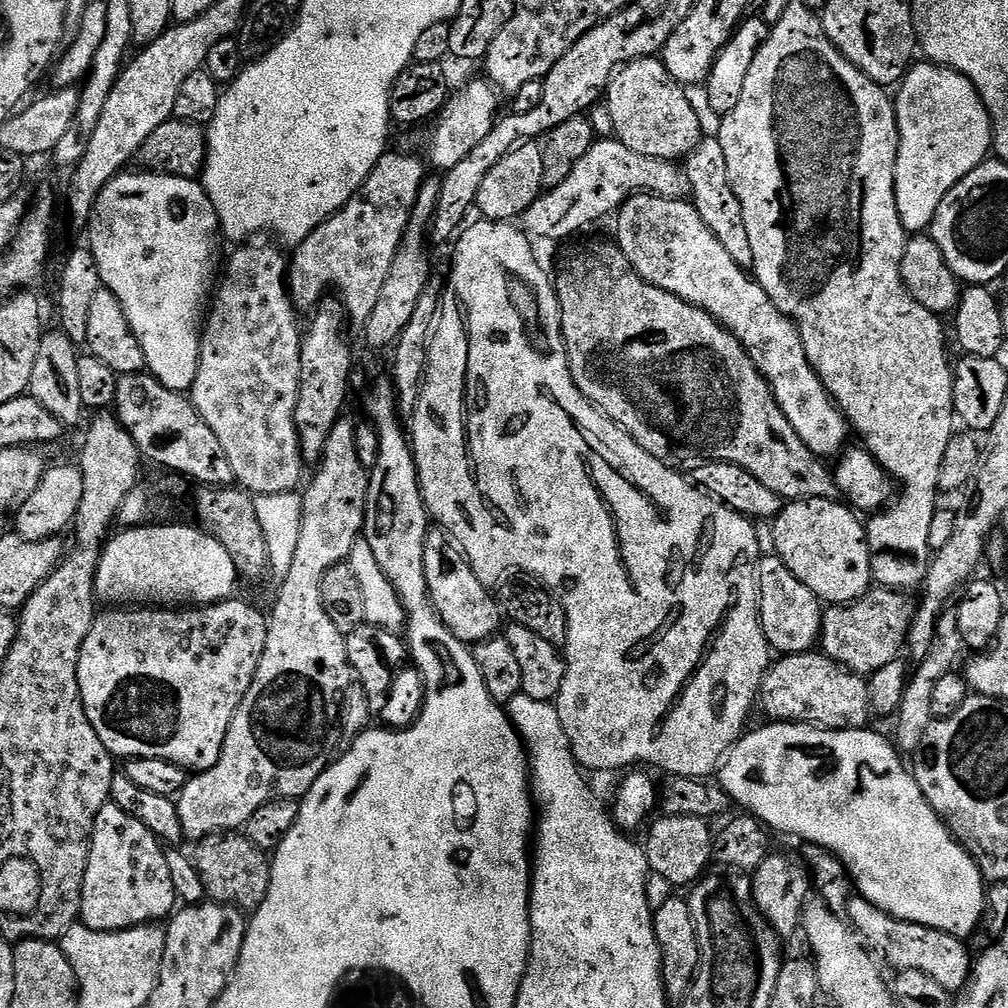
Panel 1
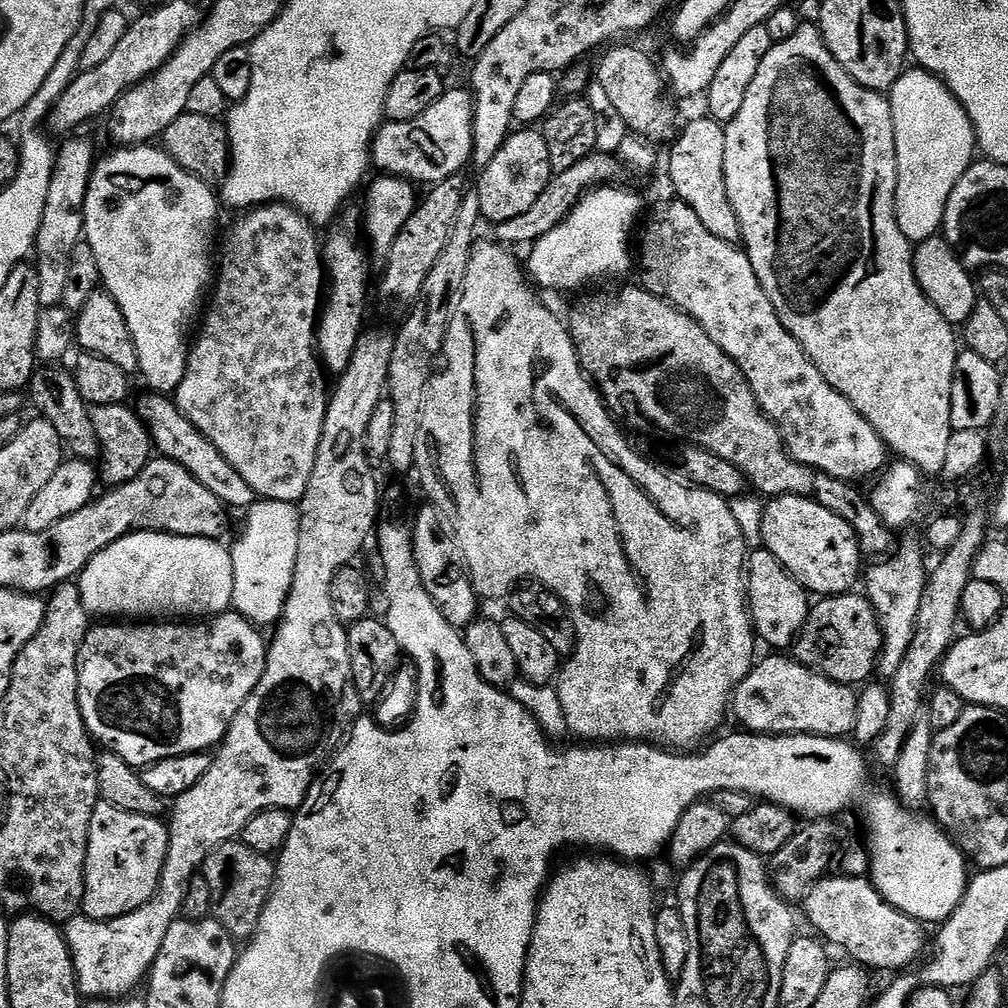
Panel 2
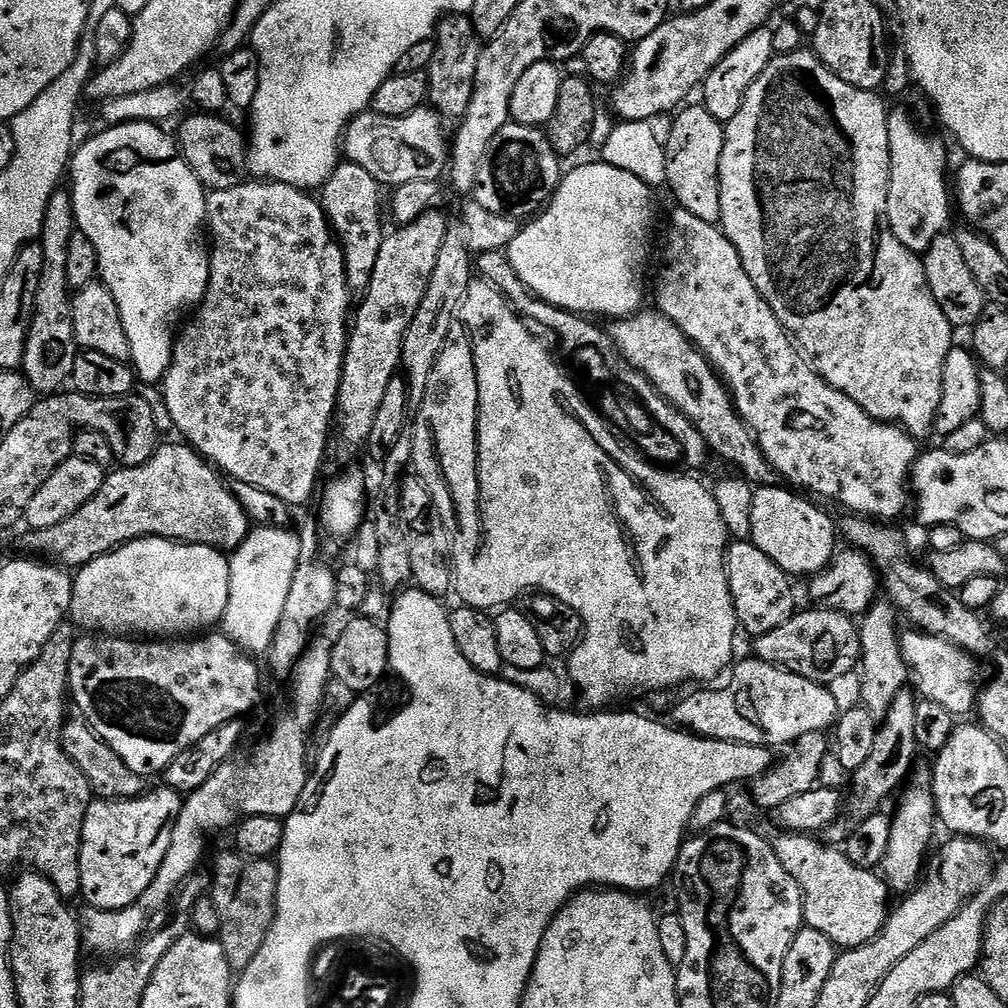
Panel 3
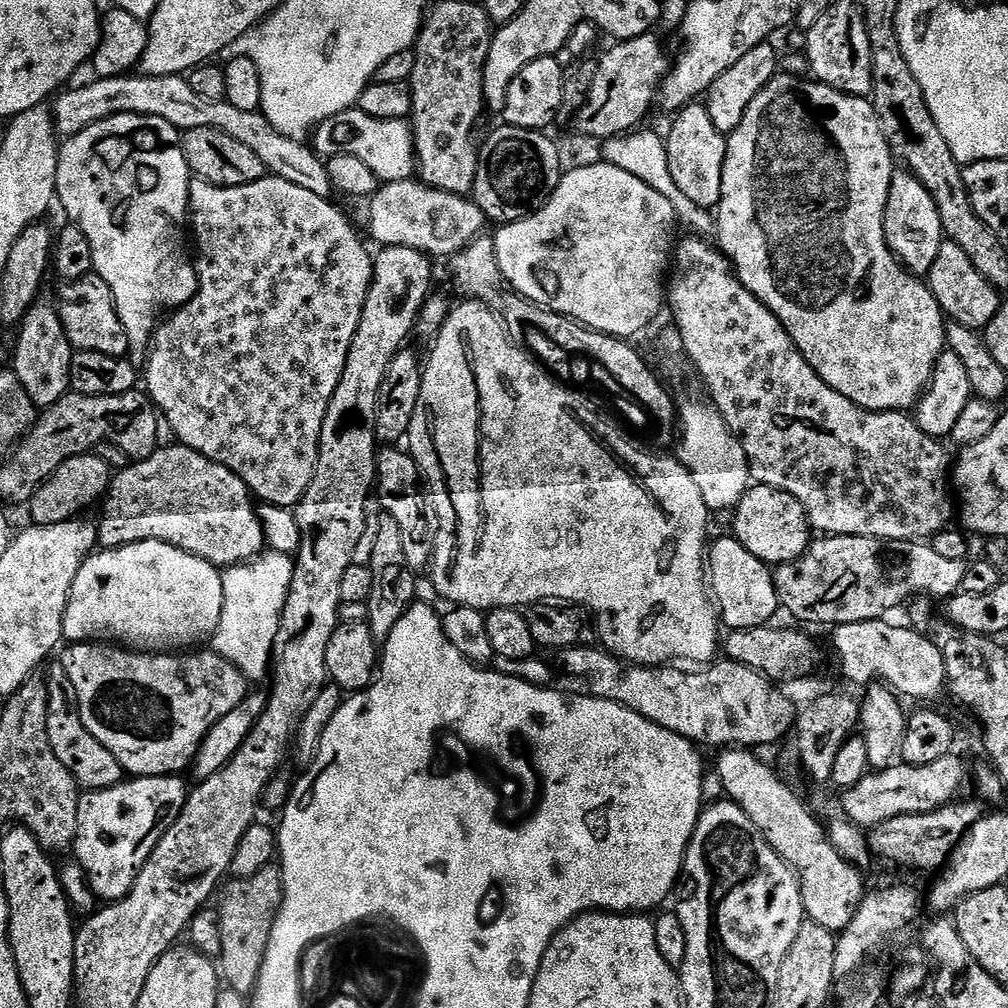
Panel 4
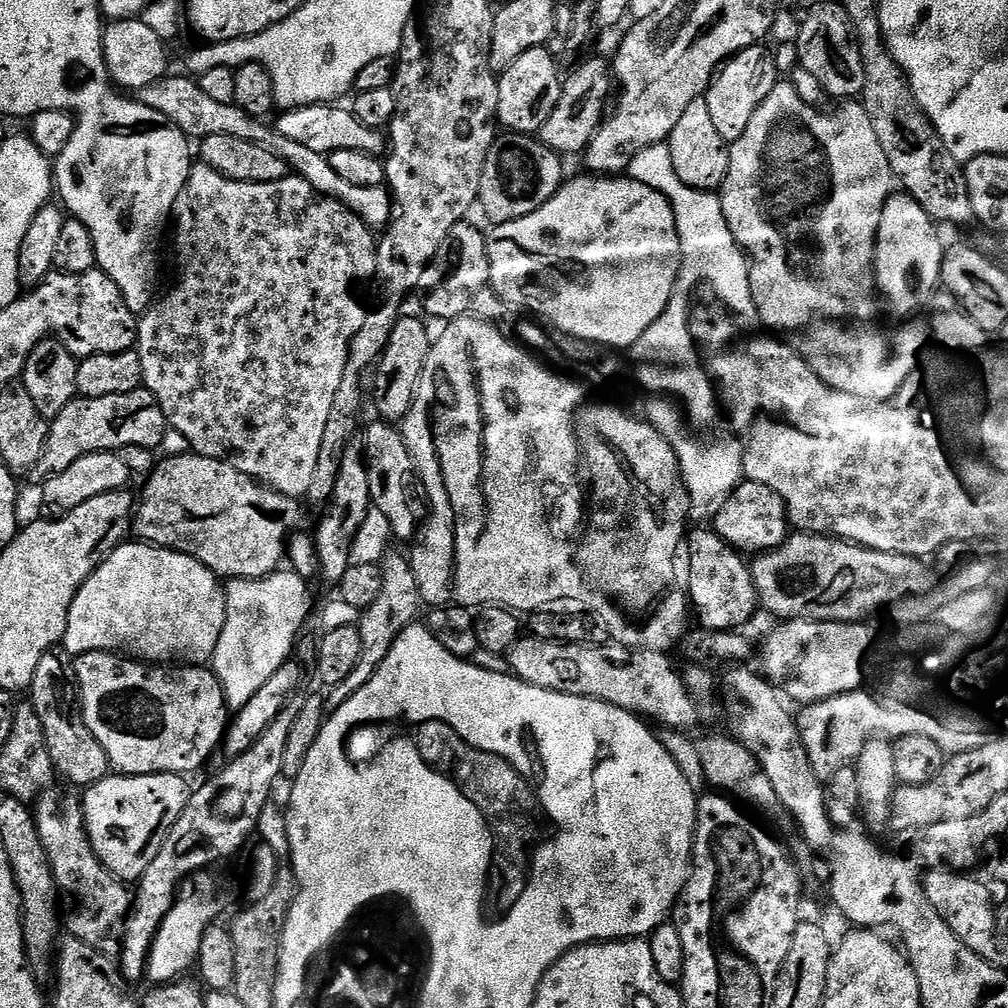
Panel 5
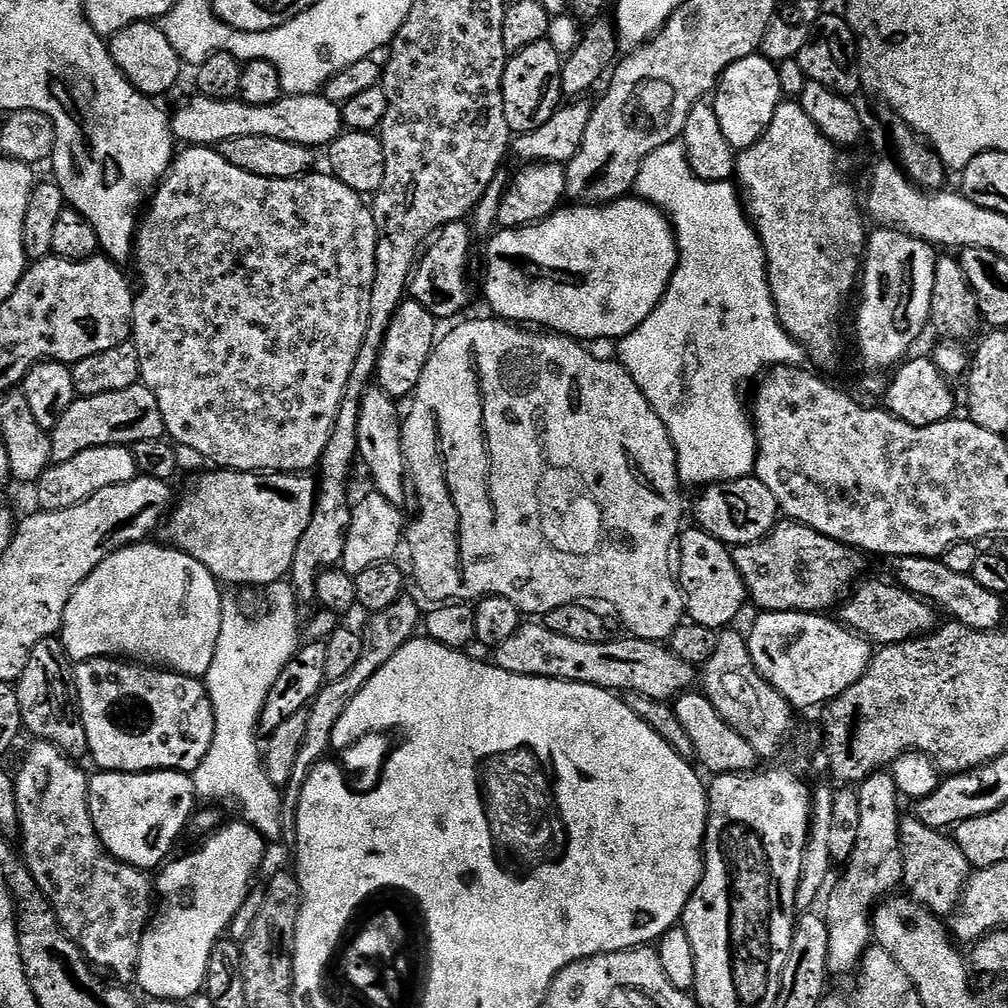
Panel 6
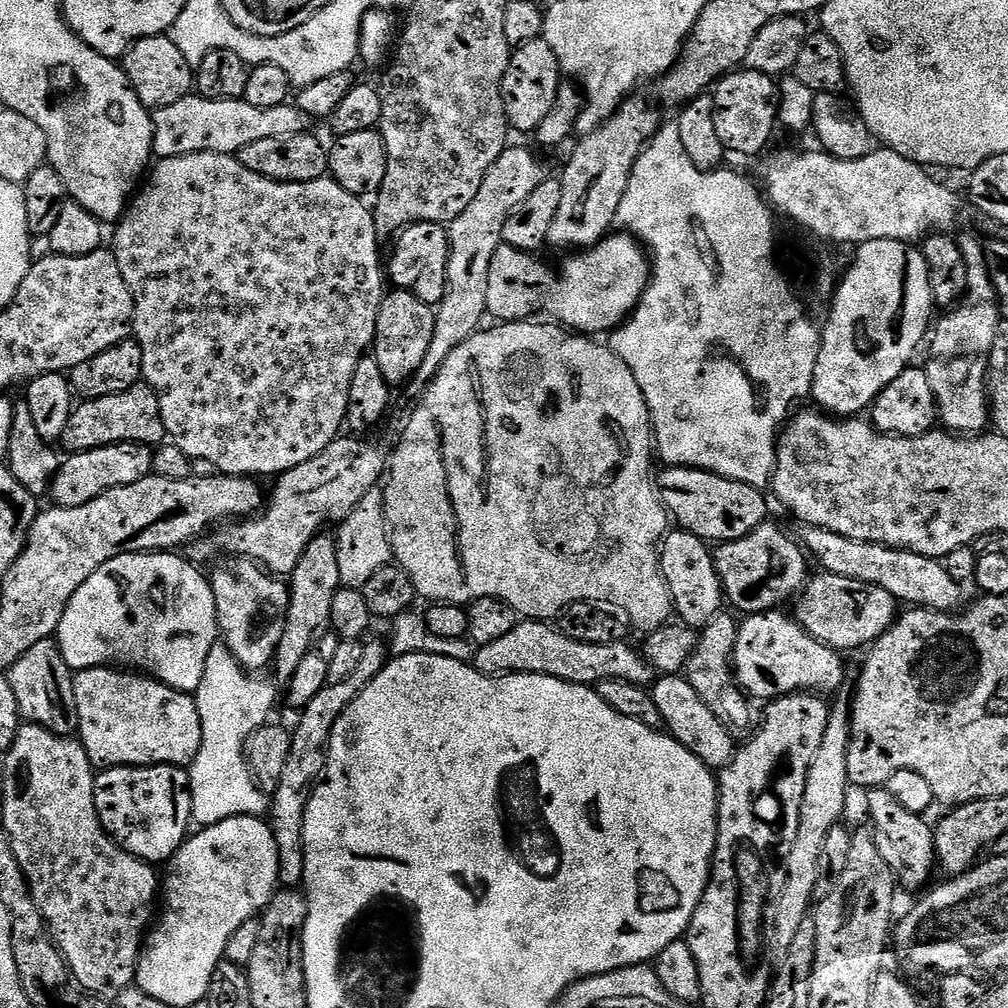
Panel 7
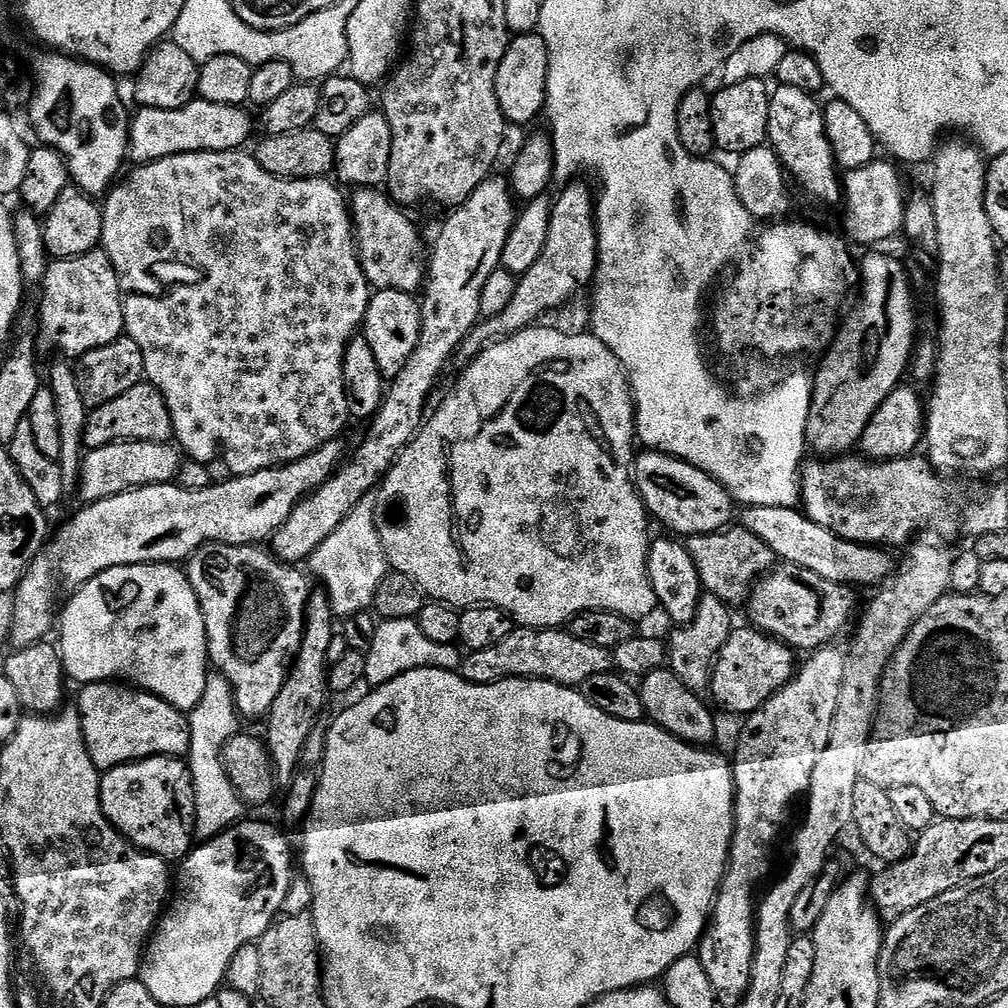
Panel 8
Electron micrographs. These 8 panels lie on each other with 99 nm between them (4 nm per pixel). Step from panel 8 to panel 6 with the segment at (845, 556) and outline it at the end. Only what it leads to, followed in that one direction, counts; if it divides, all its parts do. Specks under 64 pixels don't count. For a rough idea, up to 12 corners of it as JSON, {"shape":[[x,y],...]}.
{"shape":[[902,556],[895,583],[976,632],[1005,601],[943,559]]}

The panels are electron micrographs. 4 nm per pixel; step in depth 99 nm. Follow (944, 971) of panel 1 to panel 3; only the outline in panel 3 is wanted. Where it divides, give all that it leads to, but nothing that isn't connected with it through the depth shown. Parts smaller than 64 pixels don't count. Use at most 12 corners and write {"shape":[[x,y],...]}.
{"shape":[[777,831],[804,923],[837,949],[878,935],[890,889],[839,847]]}

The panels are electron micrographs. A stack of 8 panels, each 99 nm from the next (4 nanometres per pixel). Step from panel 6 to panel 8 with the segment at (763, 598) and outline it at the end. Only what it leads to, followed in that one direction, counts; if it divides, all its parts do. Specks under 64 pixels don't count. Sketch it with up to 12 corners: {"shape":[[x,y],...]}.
{"shape":[[742,526],[689,536],[701,589],[747,605],[774,567]]}

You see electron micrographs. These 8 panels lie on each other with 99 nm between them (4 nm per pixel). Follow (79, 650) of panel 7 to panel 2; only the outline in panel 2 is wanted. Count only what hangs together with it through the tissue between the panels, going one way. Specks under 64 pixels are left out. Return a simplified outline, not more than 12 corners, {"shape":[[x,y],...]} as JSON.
{"shape":[[132,532],[78,577],[96,618],[233,607],[220,540]]}

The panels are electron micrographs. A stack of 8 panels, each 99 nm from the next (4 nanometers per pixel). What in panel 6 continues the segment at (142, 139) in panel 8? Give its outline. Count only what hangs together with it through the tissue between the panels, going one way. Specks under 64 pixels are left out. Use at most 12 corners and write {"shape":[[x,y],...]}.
{"shape":[[285,94],[270,106],[197,95],[170,116],[184,146],[276,138],[324,150],[341,105]]}

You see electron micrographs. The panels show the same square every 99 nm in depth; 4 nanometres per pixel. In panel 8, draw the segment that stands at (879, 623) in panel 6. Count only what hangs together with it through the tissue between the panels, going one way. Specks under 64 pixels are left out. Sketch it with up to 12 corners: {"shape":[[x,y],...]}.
{"shape":[[780,562],[752,587],[751,627],[797,653],[857,615],[849,585]]}

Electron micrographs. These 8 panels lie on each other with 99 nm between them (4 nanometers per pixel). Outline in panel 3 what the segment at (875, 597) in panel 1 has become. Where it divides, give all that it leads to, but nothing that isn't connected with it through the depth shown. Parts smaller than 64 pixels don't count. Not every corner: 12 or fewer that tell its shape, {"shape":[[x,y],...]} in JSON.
{"shape":[[819,606],[755,637],[755,659],[832,686],[857,671],[860,629]]}

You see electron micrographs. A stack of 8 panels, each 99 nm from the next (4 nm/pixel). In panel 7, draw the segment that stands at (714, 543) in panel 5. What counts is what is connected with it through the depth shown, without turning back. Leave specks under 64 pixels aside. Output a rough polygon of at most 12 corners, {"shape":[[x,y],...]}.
{"shape":[[683,530],[660,545],[679,623],[699,630],[726,604],[713,549]]}

